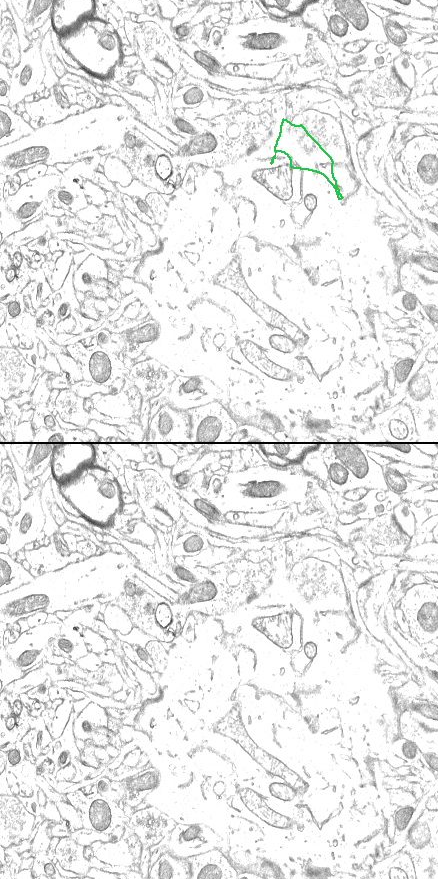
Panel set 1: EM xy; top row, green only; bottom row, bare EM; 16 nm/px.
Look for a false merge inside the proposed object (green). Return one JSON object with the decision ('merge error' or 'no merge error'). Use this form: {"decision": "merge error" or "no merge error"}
{"decision": "merge error"}

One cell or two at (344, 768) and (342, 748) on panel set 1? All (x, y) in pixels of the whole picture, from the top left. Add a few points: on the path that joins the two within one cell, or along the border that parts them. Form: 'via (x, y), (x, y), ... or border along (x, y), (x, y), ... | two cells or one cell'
border along (321, 768), (330, 760), (346, 759), (356, 769) | two cells

